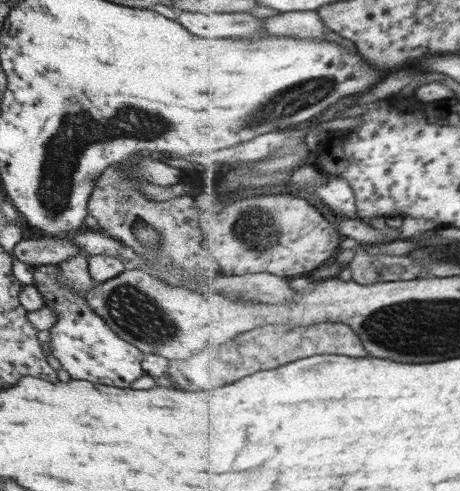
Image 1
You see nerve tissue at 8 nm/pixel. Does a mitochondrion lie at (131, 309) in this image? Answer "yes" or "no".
yes

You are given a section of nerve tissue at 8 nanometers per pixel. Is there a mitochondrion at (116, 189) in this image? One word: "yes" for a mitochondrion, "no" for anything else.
yes

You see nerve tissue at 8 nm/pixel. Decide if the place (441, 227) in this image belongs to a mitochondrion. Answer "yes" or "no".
no

